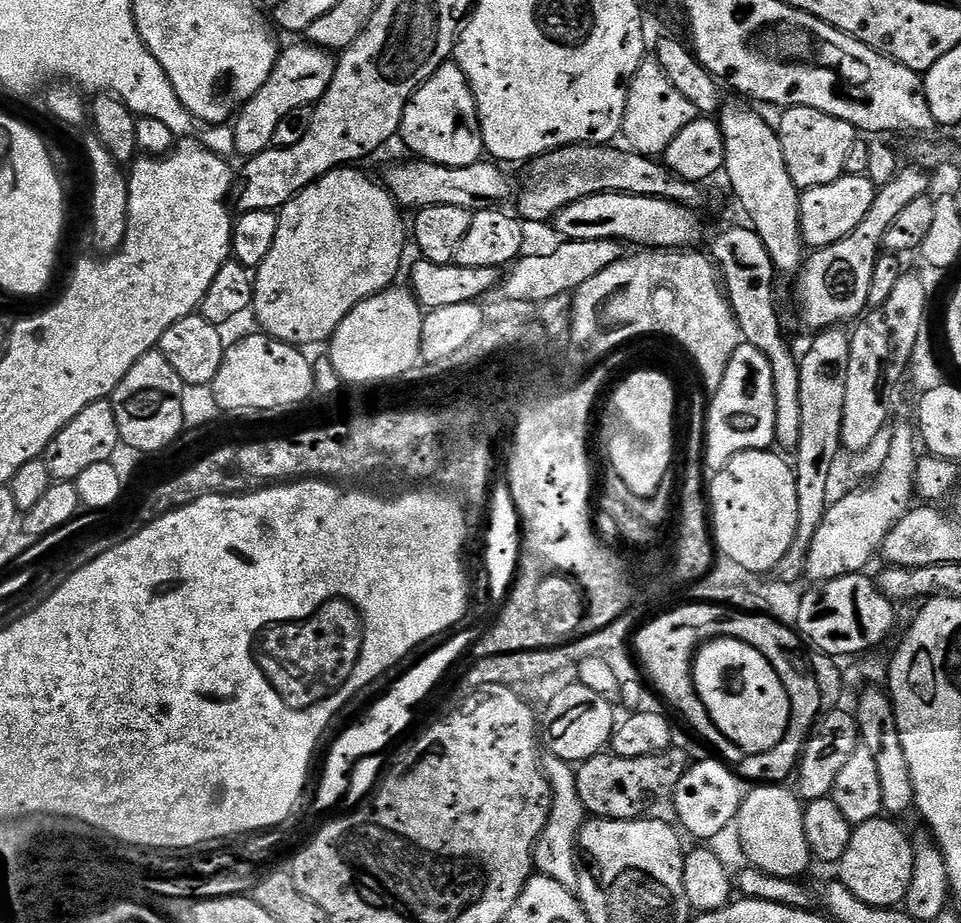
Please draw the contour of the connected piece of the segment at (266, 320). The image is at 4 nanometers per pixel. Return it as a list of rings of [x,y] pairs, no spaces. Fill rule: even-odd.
[[[341,166],[335,168],[333,172],[327,172],[320,180],[315,180],[310,186],[306,186],[295,196],[292,201],[279,209],[278,234],[274,238],[274,246],[270,254],[266,254],[266,262],[262,262],[259,268],[255,269],[256,277],[256,297],[252,299],[252,308],[256,312],[256,320],[261,324],[263,331],[276,340],[281,340],[284,344],[294,344],[305,346],[304,344],[320,344],[331,341],[332,336],[338,330],[338,326],[350,314],[350,310],[356,304],[361,304],[363,300],[368,300],[372,296],[377,296],[384,289],[393,287],[396,275],[400,272],[400,263],[404,260],[404,236],[406,240],[406,220],[396,199],[383,183],[371,180],[364,172],[359,172],[356,166]]]

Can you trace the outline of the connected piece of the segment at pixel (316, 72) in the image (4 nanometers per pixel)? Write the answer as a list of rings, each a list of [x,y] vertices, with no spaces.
[[[307,42],[292,44],[285,52],[283,49],[276,57],[276,69],[266,78],[266,86],[239,109],[237,120],[231,125],[237,153],[251,158],[272,147],[274,129],[283,116],[290,114],[290,110],[315,106],[324,97],[336,73],[336,61],[333,53]]]

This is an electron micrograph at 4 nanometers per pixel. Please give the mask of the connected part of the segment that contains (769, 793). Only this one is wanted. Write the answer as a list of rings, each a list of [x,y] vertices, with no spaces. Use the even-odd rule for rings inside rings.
[[[756,786],[743,797],[739,812],[741,826],[742,849],[745,851],[747,863],[753,868],[762,870],[766,874],[774,874],[774,878],[795,880],[803,877],[808,863],[813,863],[814,857],[810,846],[806,842],[804,829],[804,804],[798,799],[795,791],[784,786]]]

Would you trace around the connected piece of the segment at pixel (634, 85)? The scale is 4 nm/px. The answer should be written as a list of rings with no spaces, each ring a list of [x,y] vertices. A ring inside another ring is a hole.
[[[646,58],[640,63],[640,69],[634,74],[628,85],[628,105],[624,115],[622,129],[623,139],[628,139],[631,151],[642,156],[659,157],[674,142],[674,138],[692,120],[697,119],[698,113],[690,101],[678,94],[674,82],[664,73],[663,66],[655,58]]]

